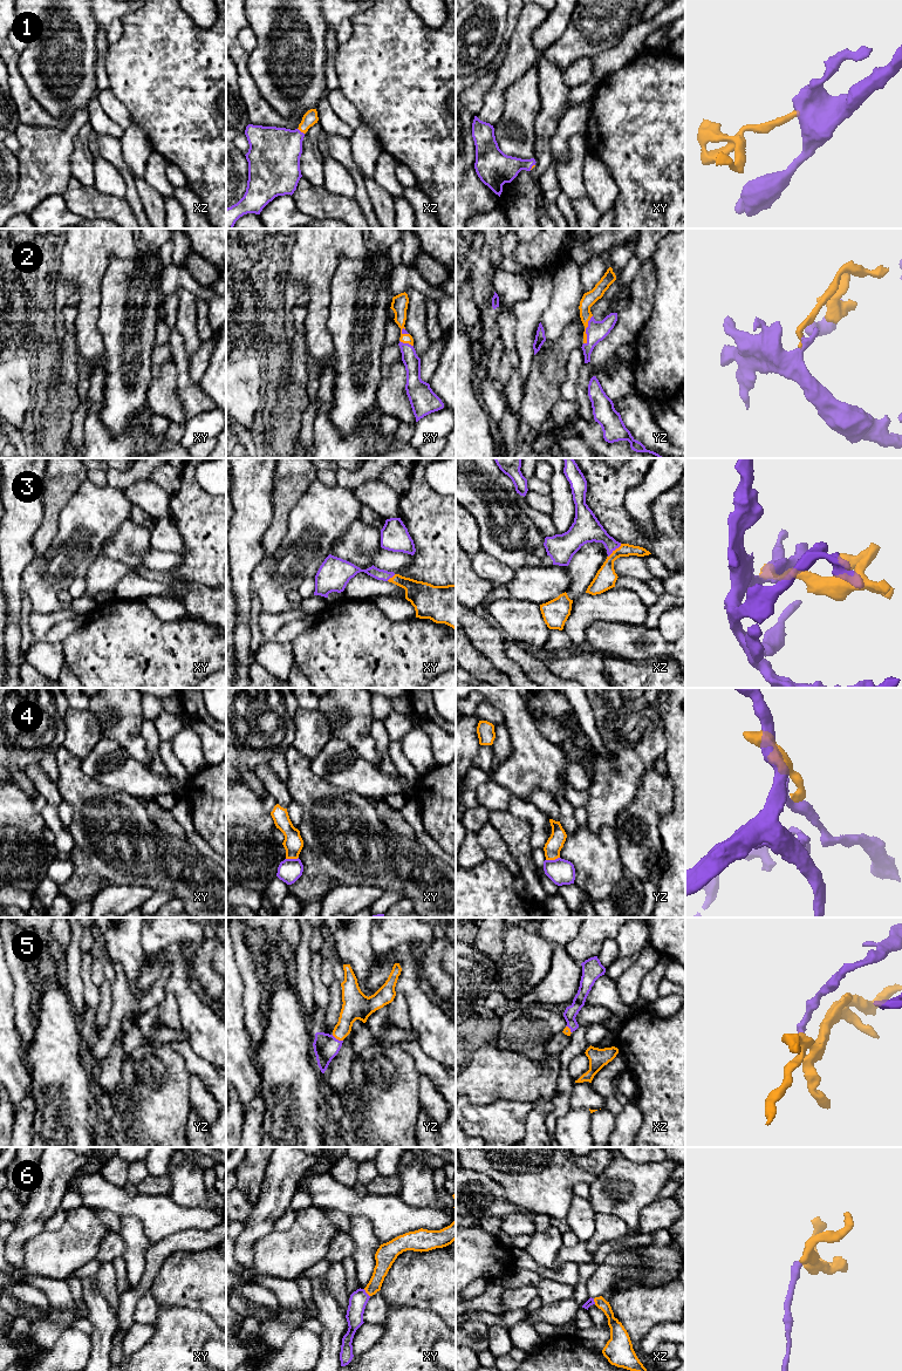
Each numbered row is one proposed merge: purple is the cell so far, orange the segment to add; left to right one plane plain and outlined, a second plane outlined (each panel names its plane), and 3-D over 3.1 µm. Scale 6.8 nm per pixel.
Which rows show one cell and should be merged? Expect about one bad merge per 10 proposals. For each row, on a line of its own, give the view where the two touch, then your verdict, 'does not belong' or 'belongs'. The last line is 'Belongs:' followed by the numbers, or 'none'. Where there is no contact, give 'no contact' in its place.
1: meets purple in xz; belongs
2: meets purple in yz; belongs
3: meets purple in xz; belongs
4: meets purple in yz; belongs
5: meets purple in yz; belongs
6: meets purple in xy; belongs
Belongs: 1, 2, 3, 4, 5, 6

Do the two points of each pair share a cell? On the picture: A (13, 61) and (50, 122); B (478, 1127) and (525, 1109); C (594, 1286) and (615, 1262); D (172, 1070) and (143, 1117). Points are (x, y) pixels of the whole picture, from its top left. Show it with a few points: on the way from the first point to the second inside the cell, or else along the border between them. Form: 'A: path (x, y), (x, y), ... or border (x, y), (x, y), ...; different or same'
A: path (14, 77), (21, 96), (34, 109); same
B: path (490, 1123), (501, 1123), (513, 1114); same
C: path (600, 1280), (612, 1268); same
D: path (165, 1082), (151, 1099), (150, 1105); same

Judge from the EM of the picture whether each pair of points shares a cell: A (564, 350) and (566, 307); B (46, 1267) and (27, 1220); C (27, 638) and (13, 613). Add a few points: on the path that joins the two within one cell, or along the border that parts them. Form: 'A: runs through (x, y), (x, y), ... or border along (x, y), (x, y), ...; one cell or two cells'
A: border along (582, 325), (569, 322), (558, 339), (546, 340); two cells
B: border along (43, 1229), (26, 1243), (24, 1261); two cells
C: border along (20, 597), (20, 648), (22, 650); two cells

